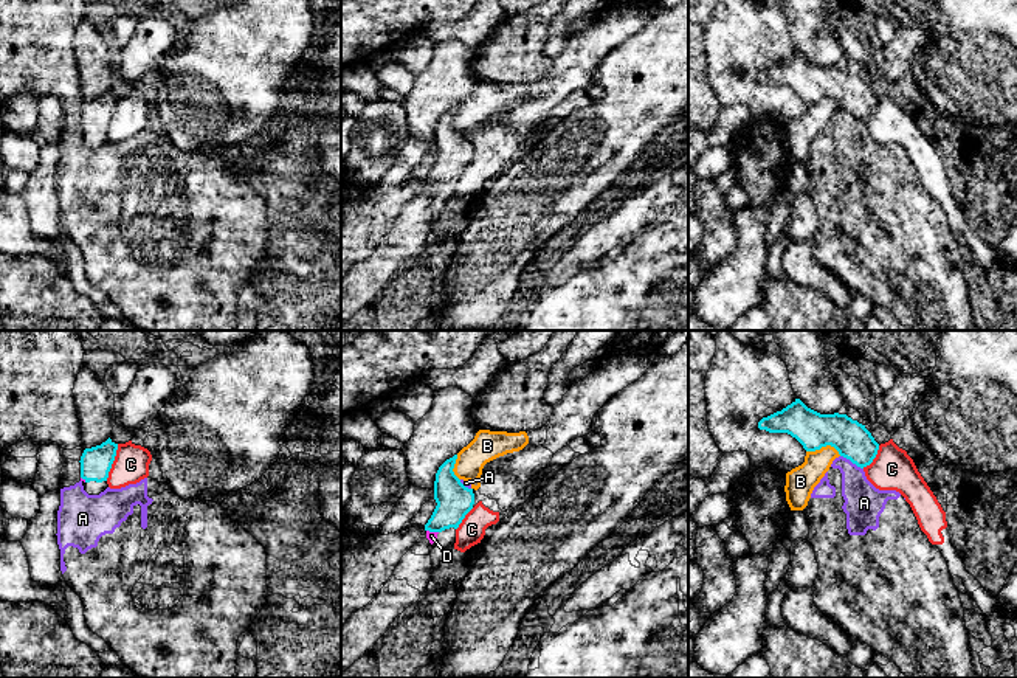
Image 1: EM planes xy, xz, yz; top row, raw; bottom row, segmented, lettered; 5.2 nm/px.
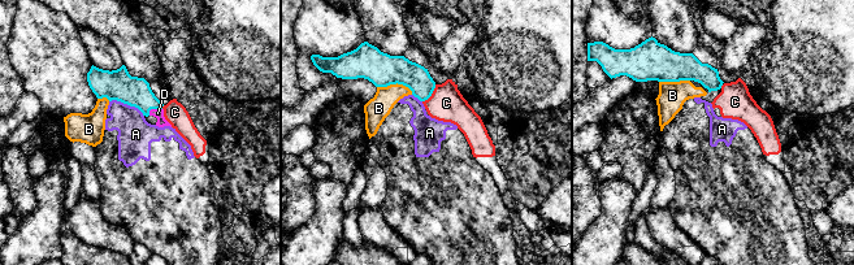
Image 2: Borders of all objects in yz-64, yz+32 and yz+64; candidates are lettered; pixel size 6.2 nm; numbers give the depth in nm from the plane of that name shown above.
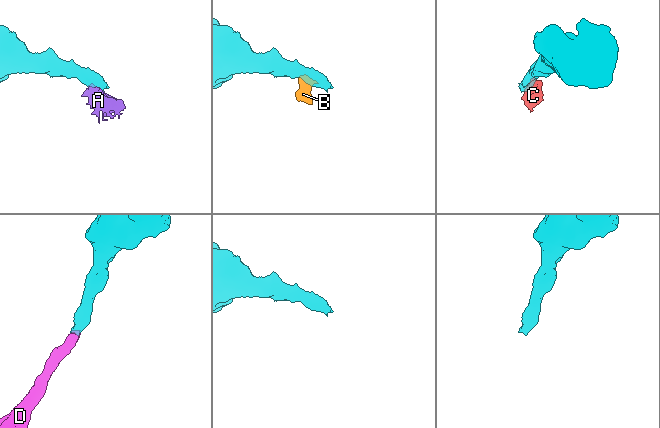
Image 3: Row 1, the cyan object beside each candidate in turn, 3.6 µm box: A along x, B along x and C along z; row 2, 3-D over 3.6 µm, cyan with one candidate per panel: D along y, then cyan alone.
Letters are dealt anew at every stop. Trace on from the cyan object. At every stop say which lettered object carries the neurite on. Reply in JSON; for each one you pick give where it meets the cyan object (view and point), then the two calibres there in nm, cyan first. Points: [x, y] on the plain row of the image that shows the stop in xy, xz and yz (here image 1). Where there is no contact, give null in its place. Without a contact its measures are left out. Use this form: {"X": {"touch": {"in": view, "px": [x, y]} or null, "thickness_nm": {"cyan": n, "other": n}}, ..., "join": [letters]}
{"D": {"touch": {"in": "xz", "px": [433, 183]}, "thickness_nm": {"cyan": 180, "other": 50}}, "join": ["D"]}

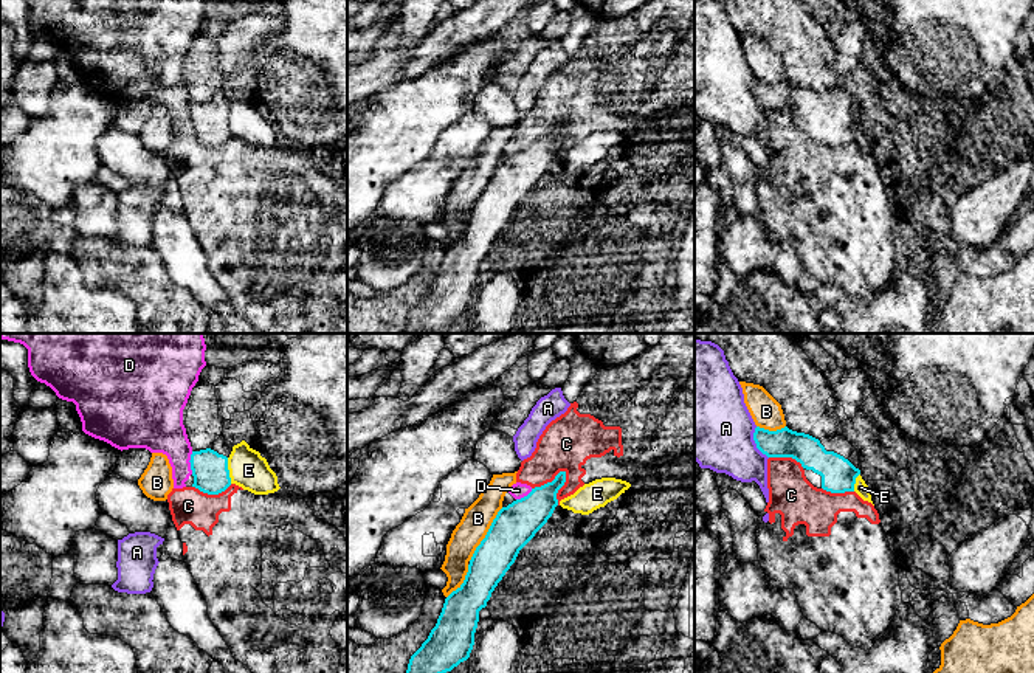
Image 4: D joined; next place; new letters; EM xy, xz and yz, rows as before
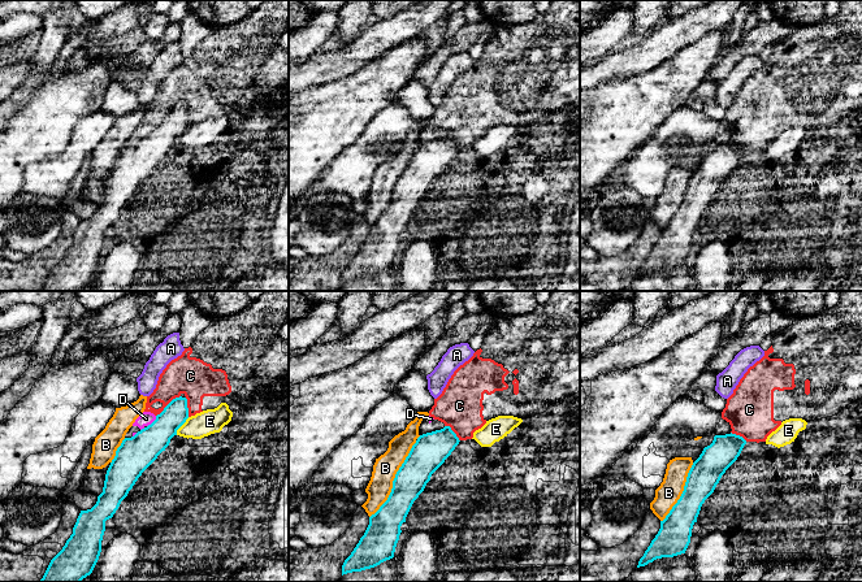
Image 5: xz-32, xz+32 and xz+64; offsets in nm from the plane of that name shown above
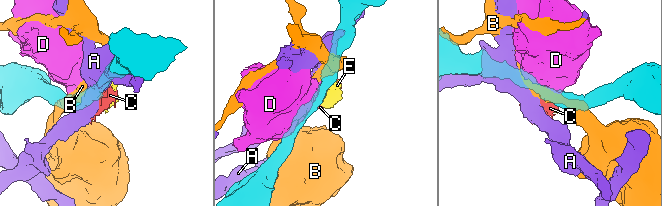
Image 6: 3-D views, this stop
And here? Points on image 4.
{"join": []}

